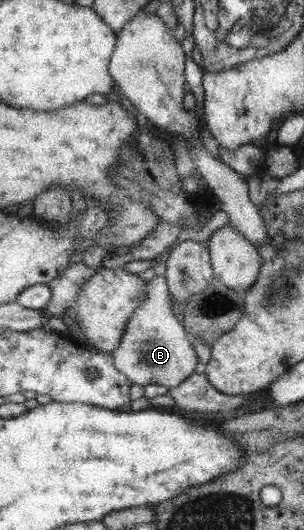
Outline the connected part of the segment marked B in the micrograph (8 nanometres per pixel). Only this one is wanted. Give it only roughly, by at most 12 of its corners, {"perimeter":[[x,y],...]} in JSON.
{"perimeter":[[165,277],[109,354],[131,383],[176,387],[197,357]]}

